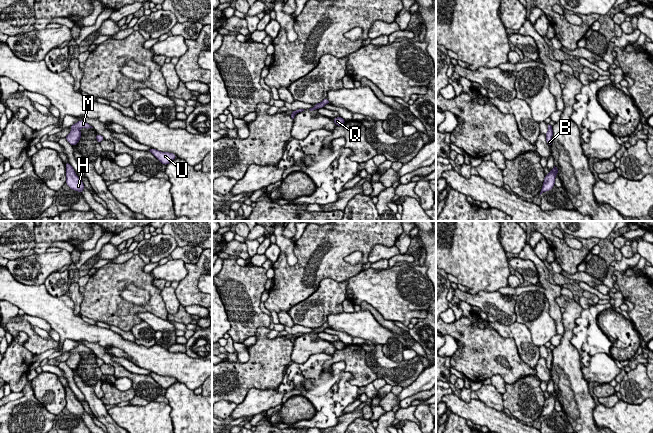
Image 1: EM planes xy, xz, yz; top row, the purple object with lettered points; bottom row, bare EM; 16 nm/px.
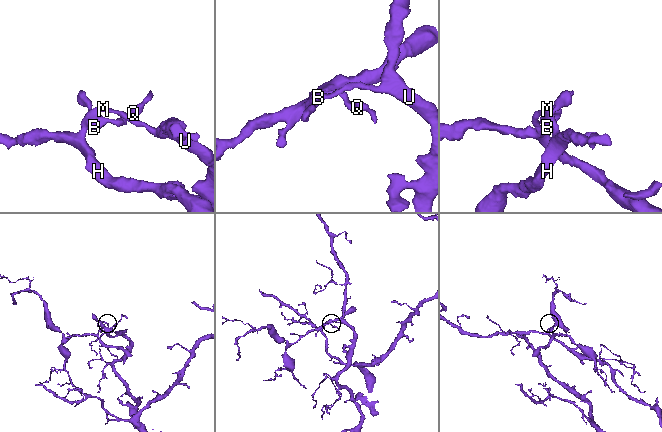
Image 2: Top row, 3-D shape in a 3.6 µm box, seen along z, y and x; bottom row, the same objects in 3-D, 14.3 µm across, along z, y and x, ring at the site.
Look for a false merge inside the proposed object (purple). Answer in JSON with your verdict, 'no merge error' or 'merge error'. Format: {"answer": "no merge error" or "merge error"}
{"answer": "merge error"}

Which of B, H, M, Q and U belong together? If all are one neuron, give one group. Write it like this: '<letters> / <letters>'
B H Q / M U

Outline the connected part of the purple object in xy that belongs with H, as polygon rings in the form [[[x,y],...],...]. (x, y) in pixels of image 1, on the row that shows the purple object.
[[[65,163],[66,166],[66,184],[73,190],[82,193],[84,184],[82,180],[76,175],[73,167],[69,163]]]

